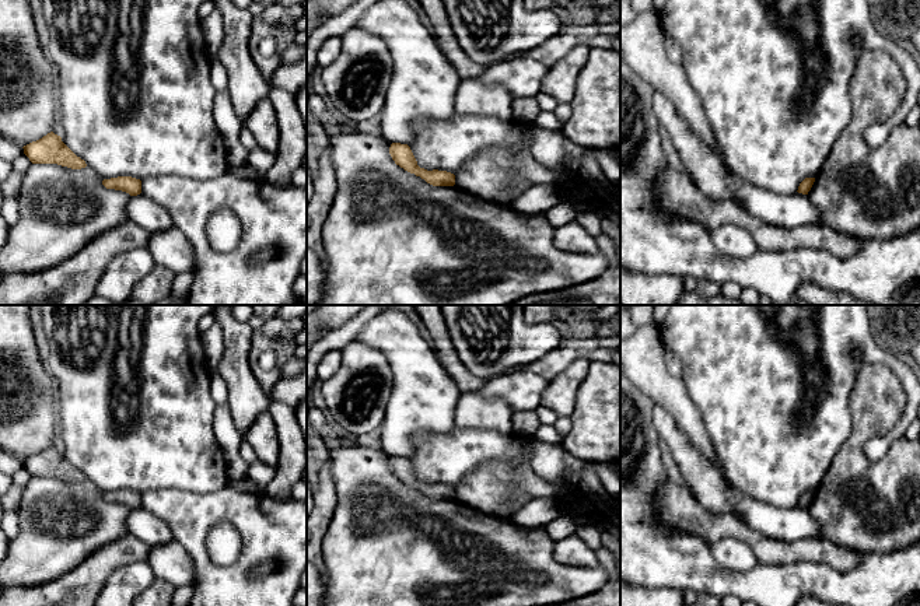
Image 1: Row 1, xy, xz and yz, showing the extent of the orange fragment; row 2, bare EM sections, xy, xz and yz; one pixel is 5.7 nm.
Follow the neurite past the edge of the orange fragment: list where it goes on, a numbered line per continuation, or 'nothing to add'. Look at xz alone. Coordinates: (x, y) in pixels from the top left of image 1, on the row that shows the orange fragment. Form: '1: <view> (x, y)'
nothing to add

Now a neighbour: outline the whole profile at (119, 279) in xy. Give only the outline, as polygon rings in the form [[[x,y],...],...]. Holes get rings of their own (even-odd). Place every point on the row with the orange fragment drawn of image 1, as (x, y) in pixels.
[[[137,248],[118,255],[105,269],[95,295],[113,305],[123,305],[132,298],[136,284],[144,279],[155,262],[147,248]]]

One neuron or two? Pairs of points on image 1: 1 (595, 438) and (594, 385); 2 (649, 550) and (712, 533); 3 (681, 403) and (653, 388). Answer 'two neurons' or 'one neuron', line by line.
1: one neuron
2: two neurons
3: one neuron

